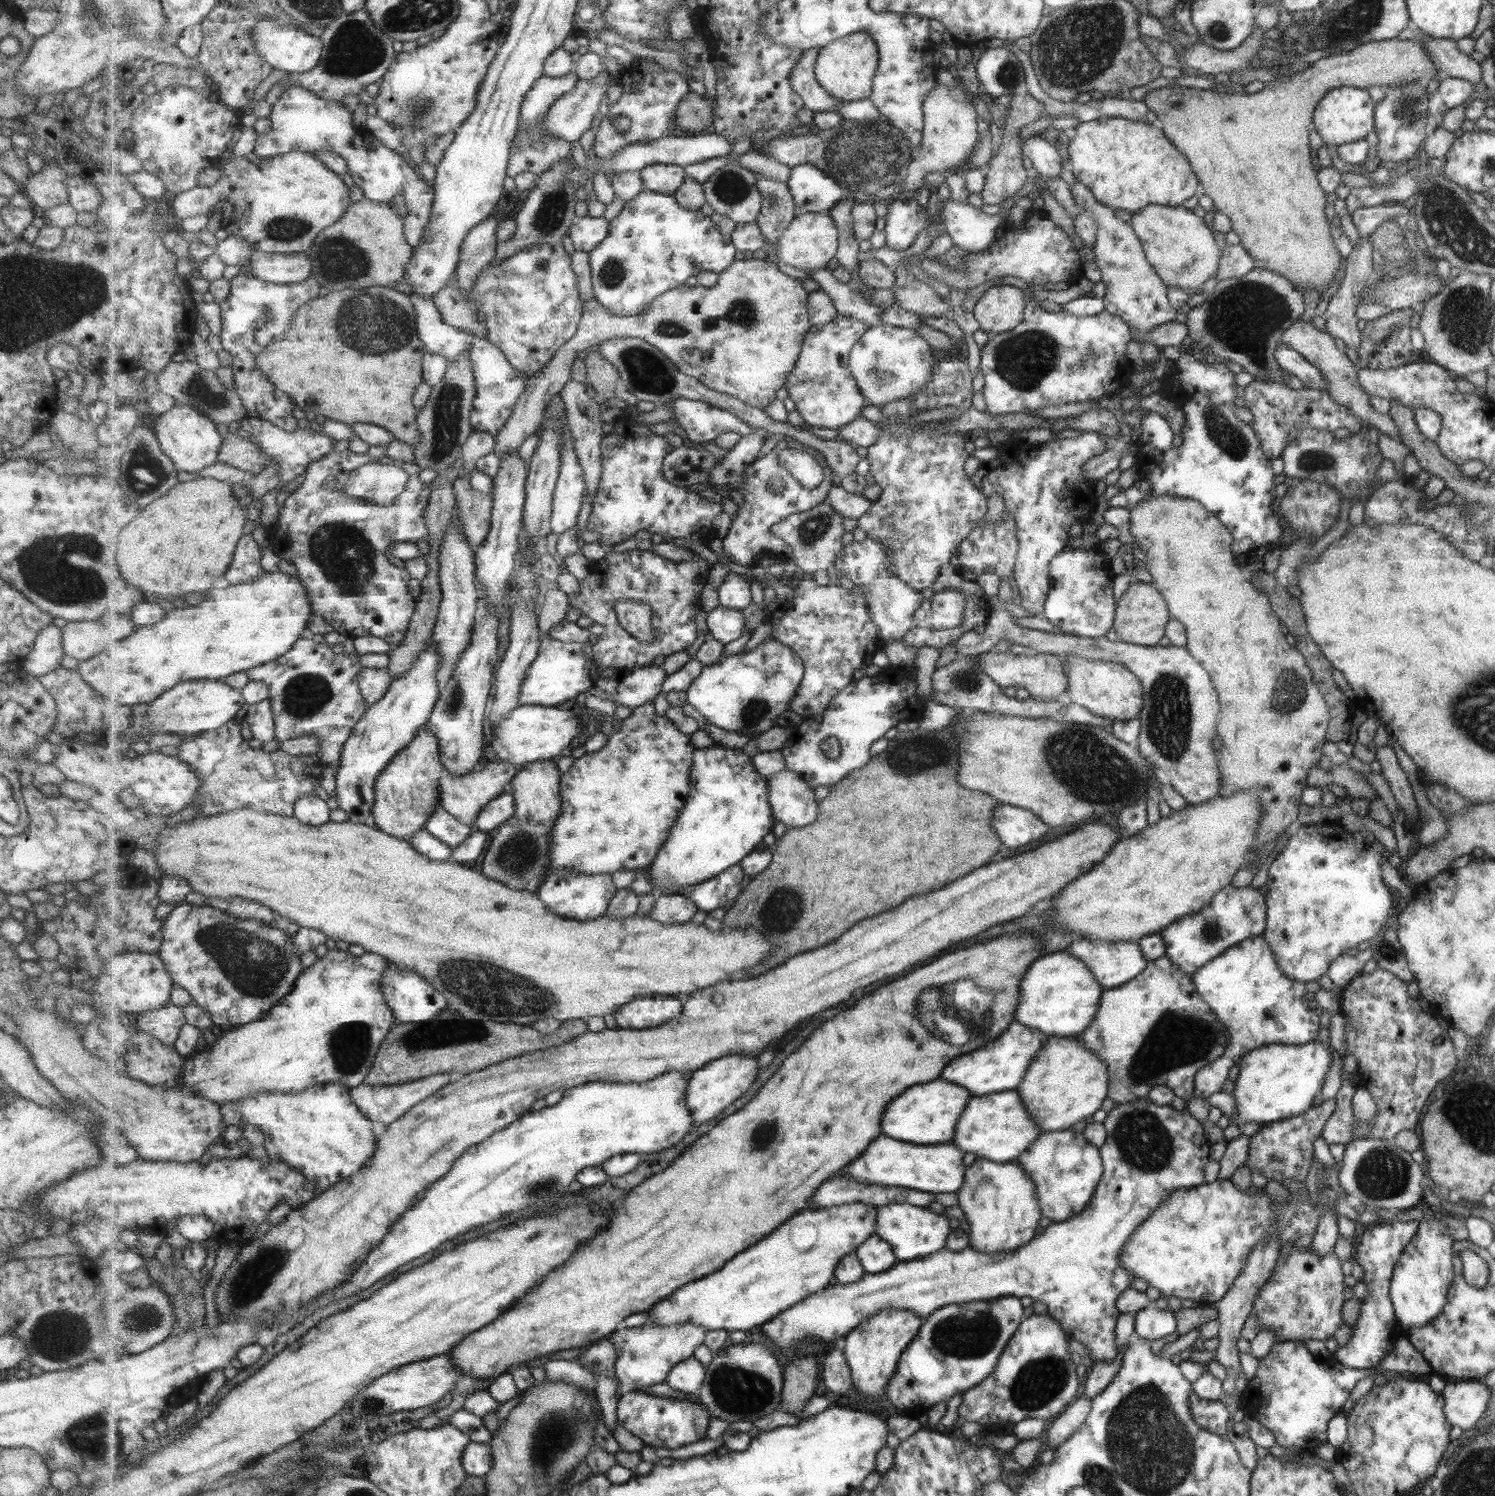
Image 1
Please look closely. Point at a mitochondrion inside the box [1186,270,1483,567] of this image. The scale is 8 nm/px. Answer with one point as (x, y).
(1244, 318)

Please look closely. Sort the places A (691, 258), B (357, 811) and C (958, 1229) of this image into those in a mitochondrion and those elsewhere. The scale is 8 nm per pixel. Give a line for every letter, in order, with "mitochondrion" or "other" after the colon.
A: other
B: other
C: other

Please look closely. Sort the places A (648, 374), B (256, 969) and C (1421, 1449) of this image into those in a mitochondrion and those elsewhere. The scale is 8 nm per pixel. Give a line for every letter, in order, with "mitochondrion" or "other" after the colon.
A: mitochondrion
B: mitochondrion
C: other

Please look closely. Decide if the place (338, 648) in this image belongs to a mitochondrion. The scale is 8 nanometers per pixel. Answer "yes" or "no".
no

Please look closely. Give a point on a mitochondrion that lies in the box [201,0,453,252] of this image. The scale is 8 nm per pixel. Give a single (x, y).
(355, 50)

